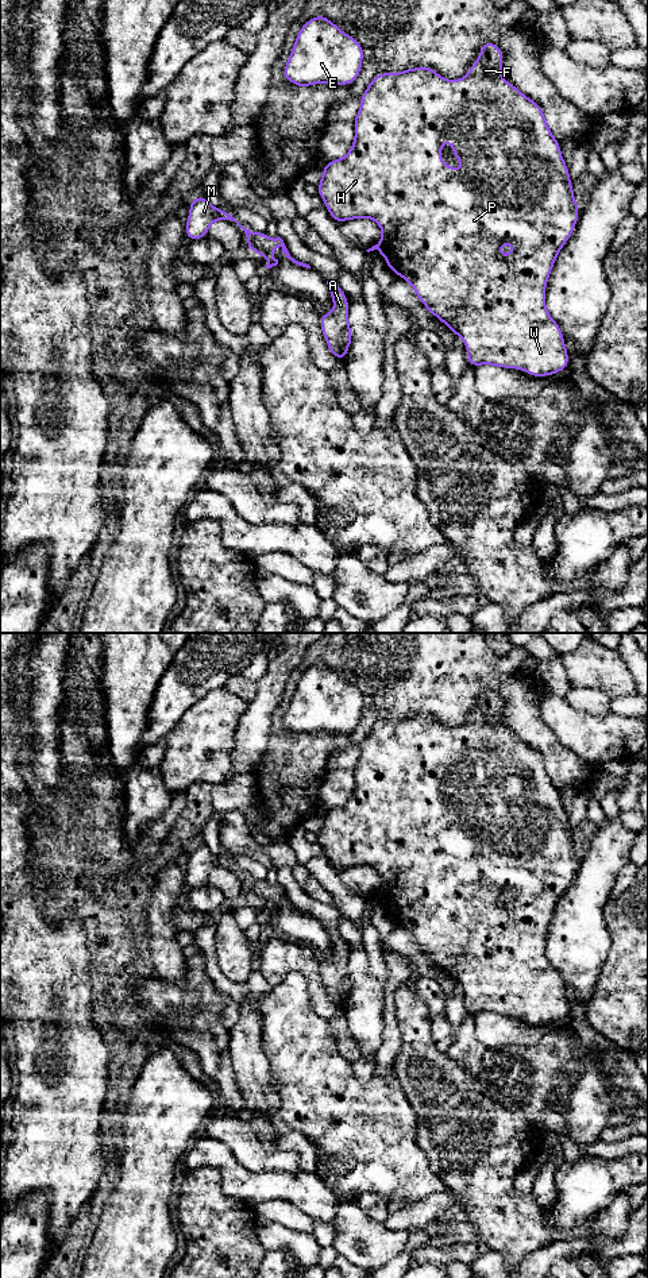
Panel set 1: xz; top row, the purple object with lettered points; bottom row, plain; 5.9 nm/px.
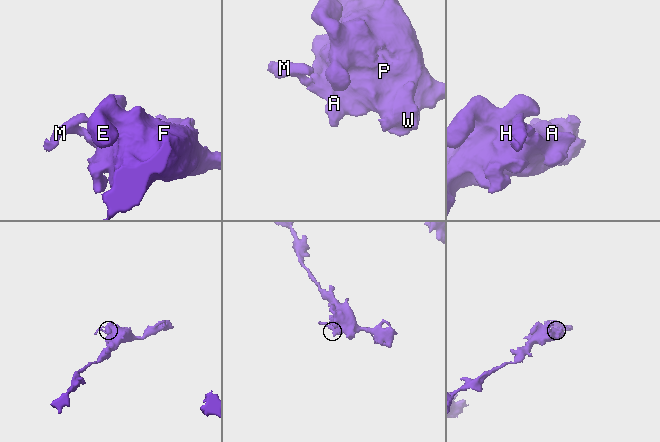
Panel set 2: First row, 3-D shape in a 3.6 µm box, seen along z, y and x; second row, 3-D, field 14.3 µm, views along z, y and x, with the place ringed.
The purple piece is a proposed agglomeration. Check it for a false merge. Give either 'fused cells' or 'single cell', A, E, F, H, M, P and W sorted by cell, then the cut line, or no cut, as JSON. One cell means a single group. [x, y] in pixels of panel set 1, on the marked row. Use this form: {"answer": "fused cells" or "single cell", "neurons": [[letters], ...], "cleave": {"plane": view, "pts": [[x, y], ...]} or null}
{"answer": "fused cells", "neurons": [["A", "E", "F", "H", "P", "W"], ["M"]], "cleave": {"plane": "xz", "pts": [[284, 243], [285, 253]]}}

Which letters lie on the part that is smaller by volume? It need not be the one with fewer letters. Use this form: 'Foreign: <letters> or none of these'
Foreign: M

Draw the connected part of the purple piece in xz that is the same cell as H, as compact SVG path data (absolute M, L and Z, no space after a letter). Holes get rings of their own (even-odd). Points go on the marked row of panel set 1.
M486 42L481 45L479 58L460 80L446 80L428 66L377 74L360 96L360 108L354 120L354 143L346 157L325 162L317 194L324 200L325 208L336 224L366 217L373 219L381 227L381 242L366 251L378 250L389 269L412 285L423 305L464 341L468 366L491 364L524 370L535 378L548 377L562 372L568 366L570 359L562 329L545 308L545 286L559 251L574 232L579 217L579 205L574 198L574 188L560 152L560 143L554 138L543 108L501 77L502 59L504 51L495 43ZM448 105L451 107L452 126L443 130L441 124L446 121ZM444 140L452 143L452 155L463 163L462 170L450 167L440 158ZM504 243L514 246L510 255L500 255Z

